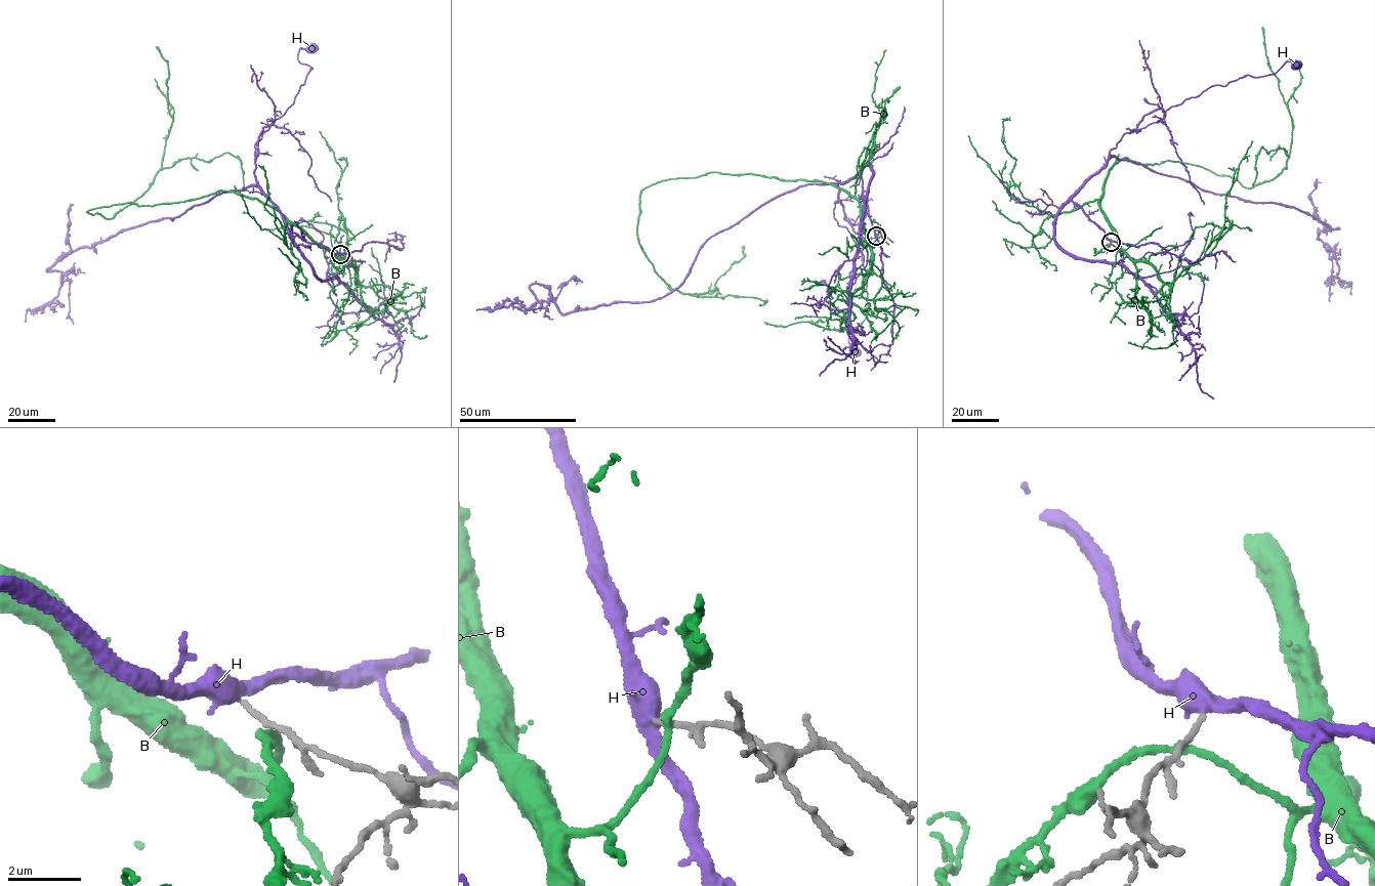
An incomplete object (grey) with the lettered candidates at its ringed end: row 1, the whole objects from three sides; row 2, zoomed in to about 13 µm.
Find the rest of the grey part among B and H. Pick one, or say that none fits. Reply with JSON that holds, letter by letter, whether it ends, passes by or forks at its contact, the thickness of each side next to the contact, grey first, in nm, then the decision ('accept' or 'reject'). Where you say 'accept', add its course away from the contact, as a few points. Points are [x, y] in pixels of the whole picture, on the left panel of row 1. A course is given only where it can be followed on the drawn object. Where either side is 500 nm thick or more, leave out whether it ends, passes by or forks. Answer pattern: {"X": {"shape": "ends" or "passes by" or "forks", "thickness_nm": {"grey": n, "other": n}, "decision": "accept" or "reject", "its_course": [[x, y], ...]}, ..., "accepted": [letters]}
{"B": {"shape": "passes by", "thickness_nm": {"grey": 190, "other": 200}, "decision": "reject"}, "H": {"shape": "passes by", "thickness_nm": {"grey": 140, "other": 440}, "decision": "accept", "its_course": [[340, 254], [287, 229], [254, 174], [254, 145], [294, 103], [313, 69], [301, 64], [299, 49], [313, 47]]}, "accepted": ["H"]}

